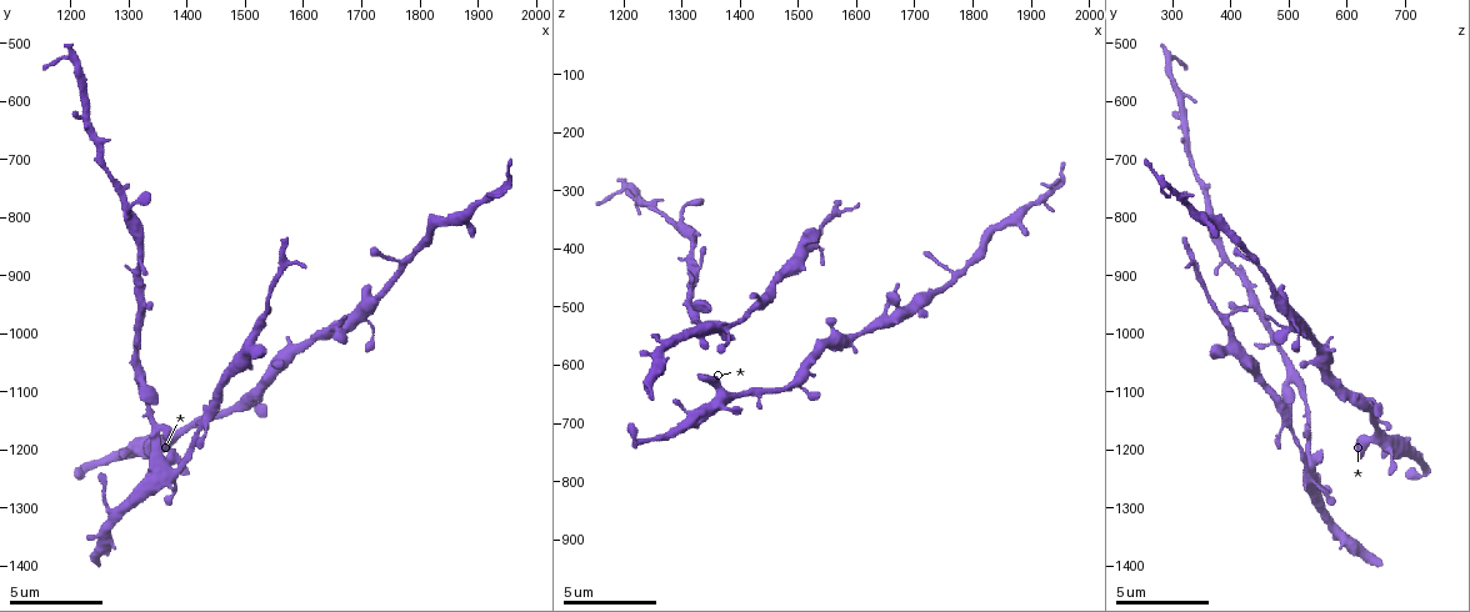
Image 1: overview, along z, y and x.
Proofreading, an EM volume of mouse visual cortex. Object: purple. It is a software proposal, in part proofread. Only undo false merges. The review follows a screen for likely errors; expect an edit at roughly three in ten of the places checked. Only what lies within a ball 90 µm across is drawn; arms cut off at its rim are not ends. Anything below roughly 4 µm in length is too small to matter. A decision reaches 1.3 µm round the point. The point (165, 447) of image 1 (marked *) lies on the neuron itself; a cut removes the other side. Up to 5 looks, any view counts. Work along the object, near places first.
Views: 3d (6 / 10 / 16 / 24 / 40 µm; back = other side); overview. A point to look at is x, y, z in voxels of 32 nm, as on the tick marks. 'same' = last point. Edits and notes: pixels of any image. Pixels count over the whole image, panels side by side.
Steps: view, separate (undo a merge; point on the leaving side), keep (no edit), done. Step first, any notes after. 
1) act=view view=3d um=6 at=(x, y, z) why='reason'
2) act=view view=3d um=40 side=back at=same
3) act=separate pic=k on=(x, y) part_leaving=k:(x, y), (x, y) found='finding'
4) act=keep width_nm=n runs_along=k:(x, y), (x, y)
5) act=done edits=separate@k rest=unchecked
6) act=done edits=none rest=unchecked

act=view view=3d um=10 at=(1390, 1225, 530)

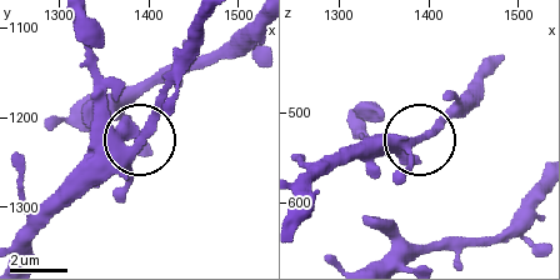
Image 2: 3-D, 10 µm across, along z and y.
act=keep width_nm=330 found='one neuron here'

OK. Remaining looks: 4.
act=view view=3d um=10 at=(1480, 1125, 635) why='three-way junction'

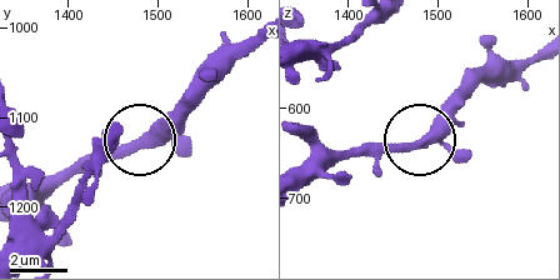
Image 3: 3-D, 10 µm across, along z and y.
act=keep runs_along=3:(314, 126), (343, 153), (400, 153), (461, 98) found='all the same neuron'

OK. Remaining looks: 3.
act=view view=3d um=6 at=(1605, 1025, 550) why='side arm on a straight run'

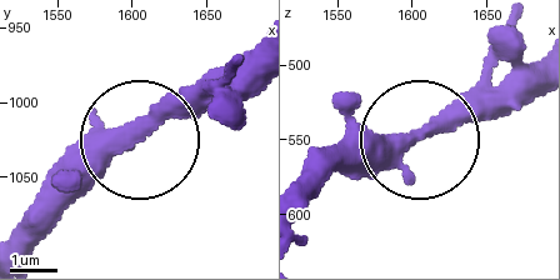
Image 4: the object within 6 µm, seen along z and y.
act=keep width_nm=280 found='one neuron here'

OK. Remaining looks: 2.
act=done edits=none rest=unchecked

